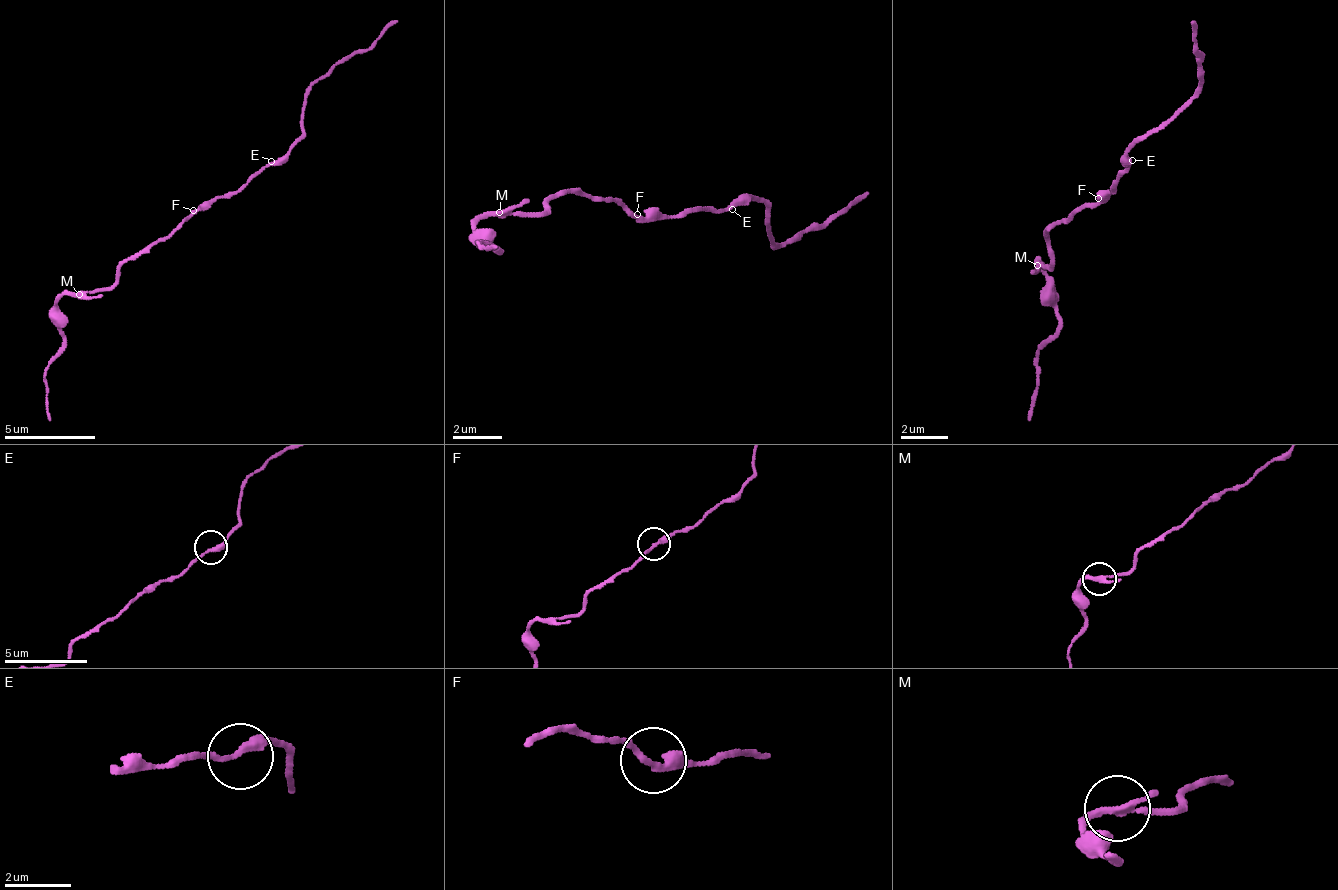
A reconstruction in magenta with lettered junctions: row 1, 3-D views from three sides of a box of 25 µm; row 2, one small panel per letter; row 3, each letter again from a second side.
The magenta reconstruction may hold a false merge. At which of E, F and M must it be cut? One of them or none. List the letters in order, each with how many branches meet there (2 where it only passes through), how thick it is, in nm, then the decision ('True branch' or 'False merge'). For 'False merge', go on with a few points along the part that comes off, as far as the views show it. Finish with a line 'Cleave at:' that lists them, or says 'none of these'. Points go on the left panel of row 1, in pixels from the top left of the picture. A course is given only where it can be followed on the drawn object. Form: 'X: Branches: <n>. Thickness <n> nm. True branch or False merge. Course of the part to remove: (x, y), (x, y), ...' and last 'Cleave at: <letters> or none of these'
E: Branches: 2. Thickness 240 nm. True branch
F: Branches: 2. Thickness 240 nm. True branch
M: Branches: 3. Thickness 170 nm. False merge. Course of the part to remove: (78, 296), (63, 295), (57, 307), (61, 351), (45, 371), (51, 422)
Cleave at: M

